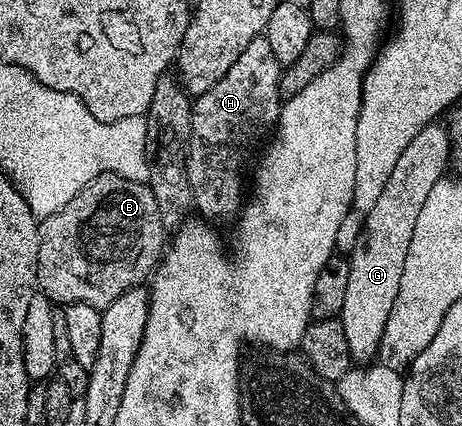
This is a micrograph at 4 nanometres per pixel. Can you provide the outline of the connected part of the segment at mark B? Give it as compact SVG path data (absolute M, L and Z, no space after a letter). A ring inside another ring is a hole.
M102 174L60 212L39 221L37 289L51 303L83 302L103 311L116 296L141 287L153 275L164 253L162 233L160 208L147 183Z

